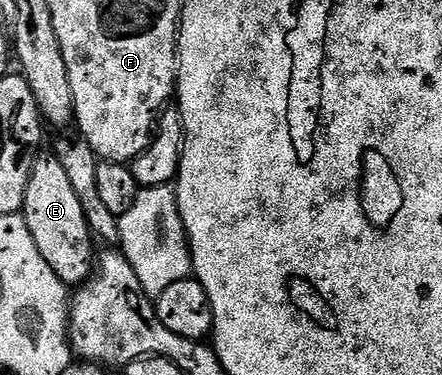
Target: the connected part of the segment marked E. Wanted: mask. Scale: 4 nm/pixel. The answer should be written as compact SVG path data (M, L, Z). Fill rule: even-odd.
M39 155L34 160L21 215L28 223L28 231L32 231L32 239L36 239L36 247L40 247L40 255L44 255L48 267L56 271L67 287L78 287L90 280L96 269L96 241L88 227L88 219L84 219L80 198L57 155Z

